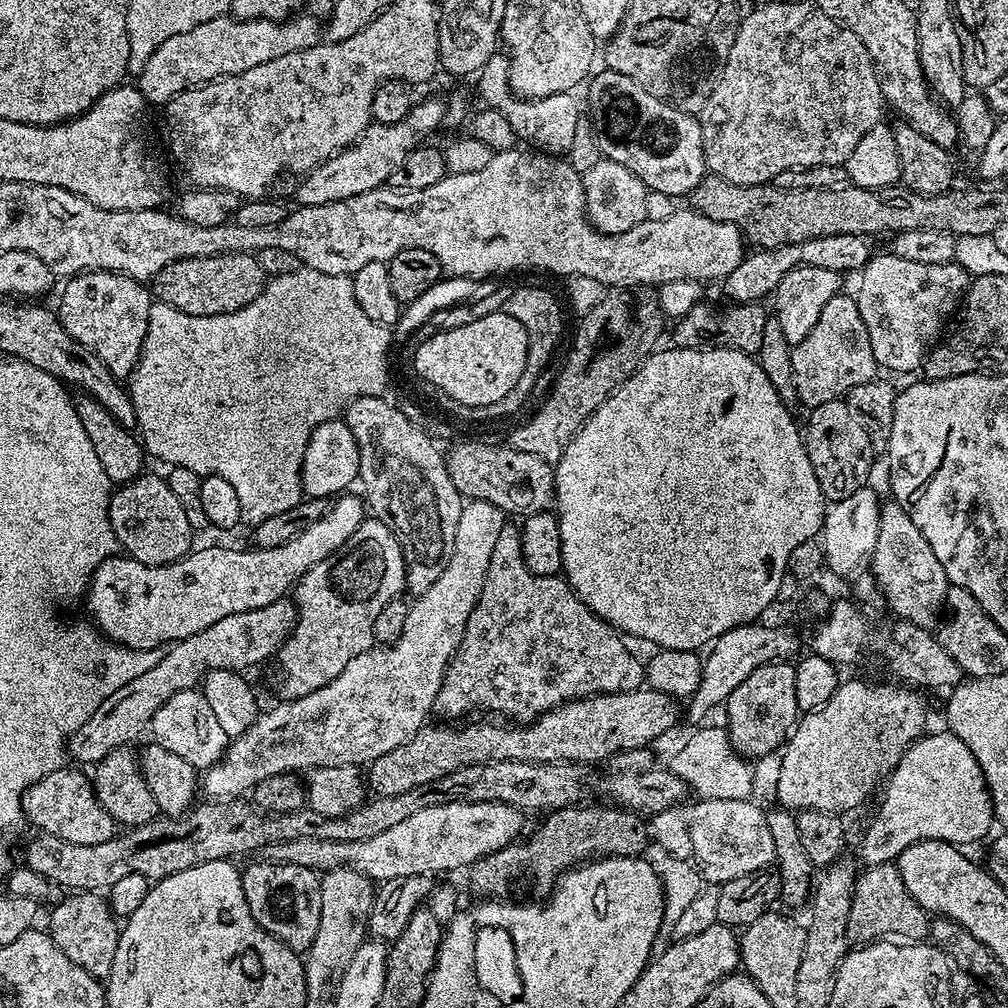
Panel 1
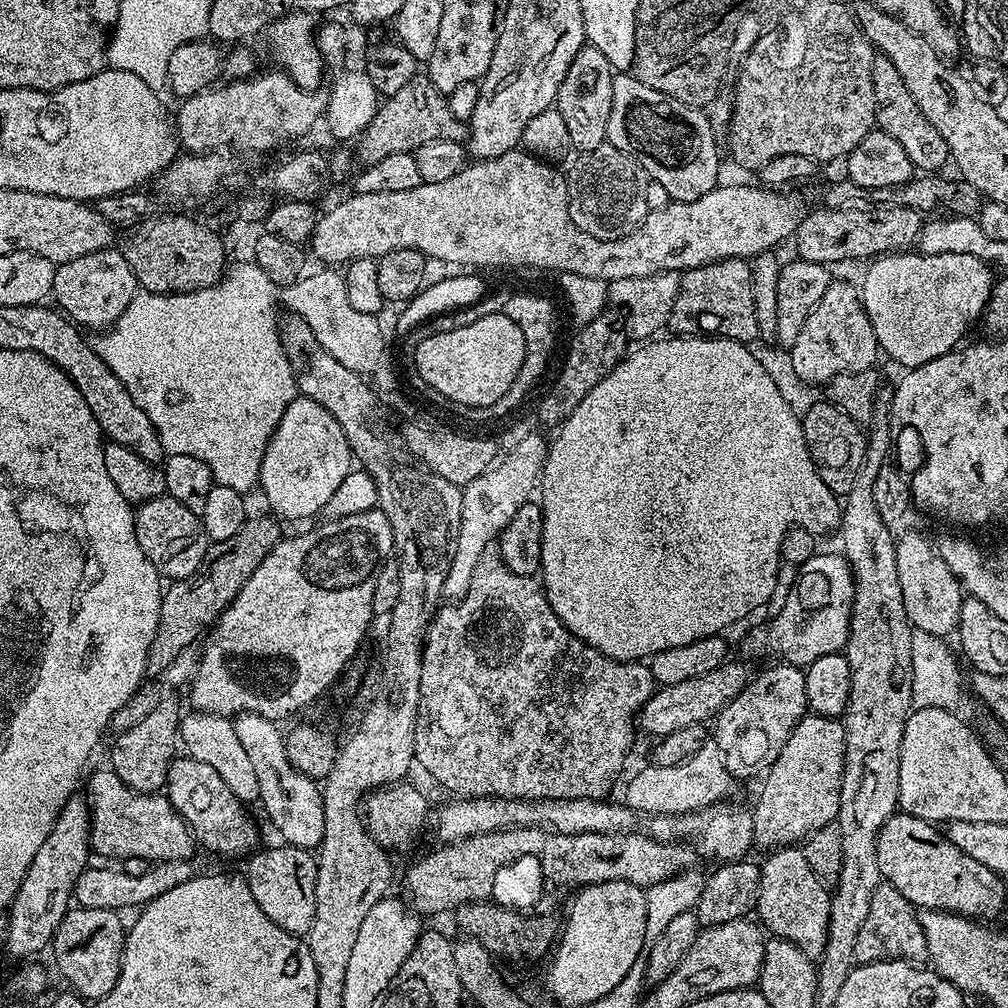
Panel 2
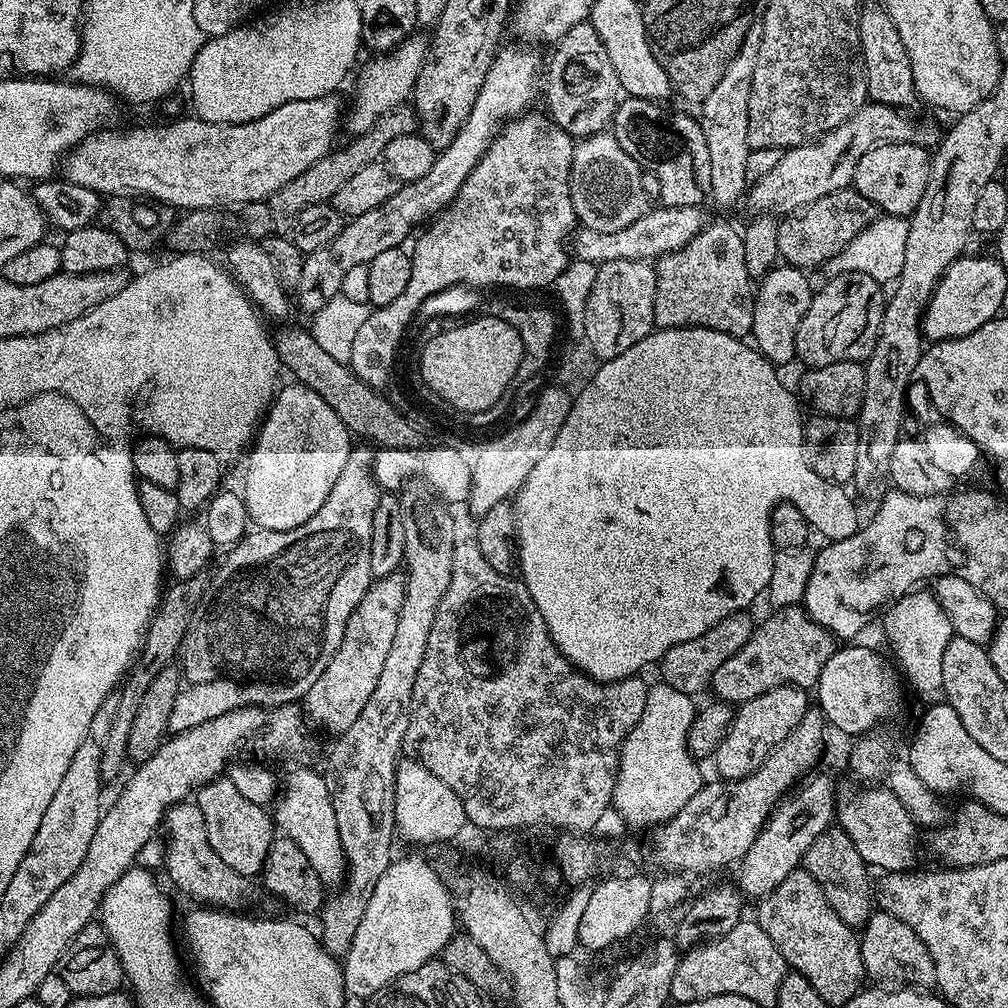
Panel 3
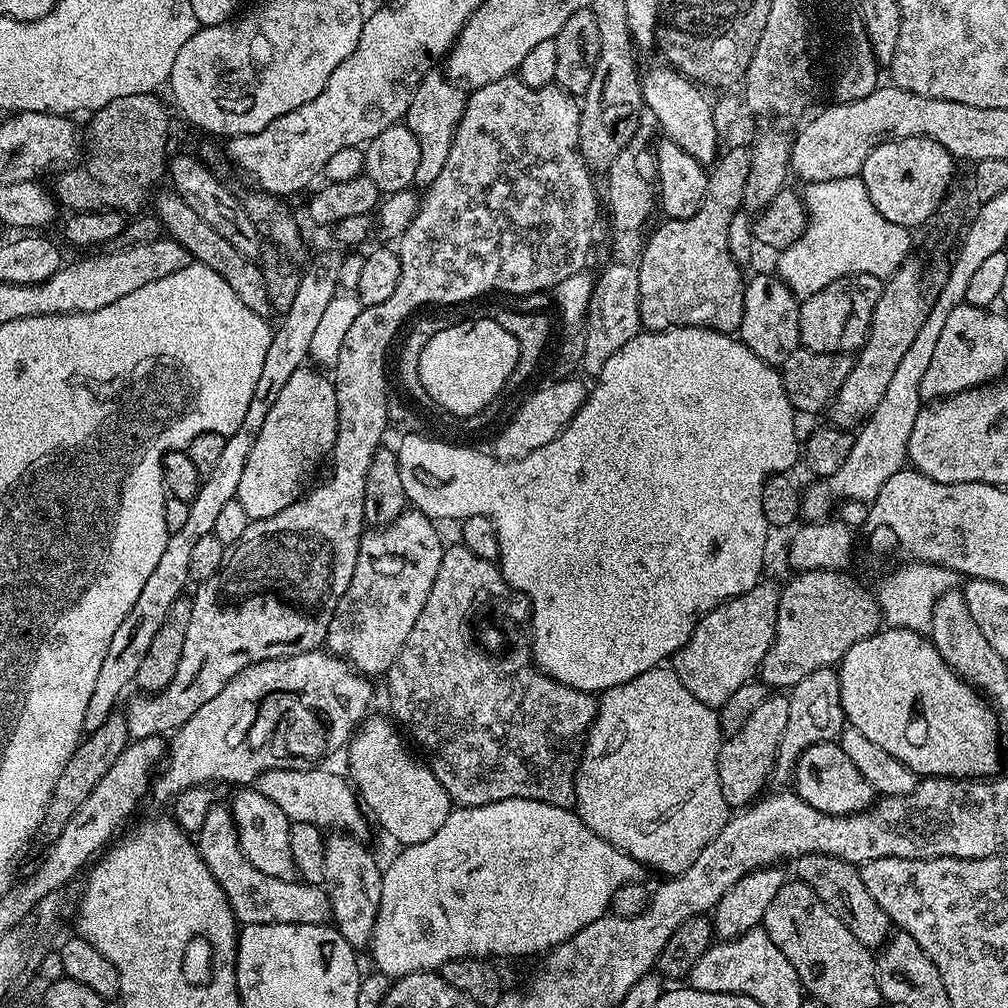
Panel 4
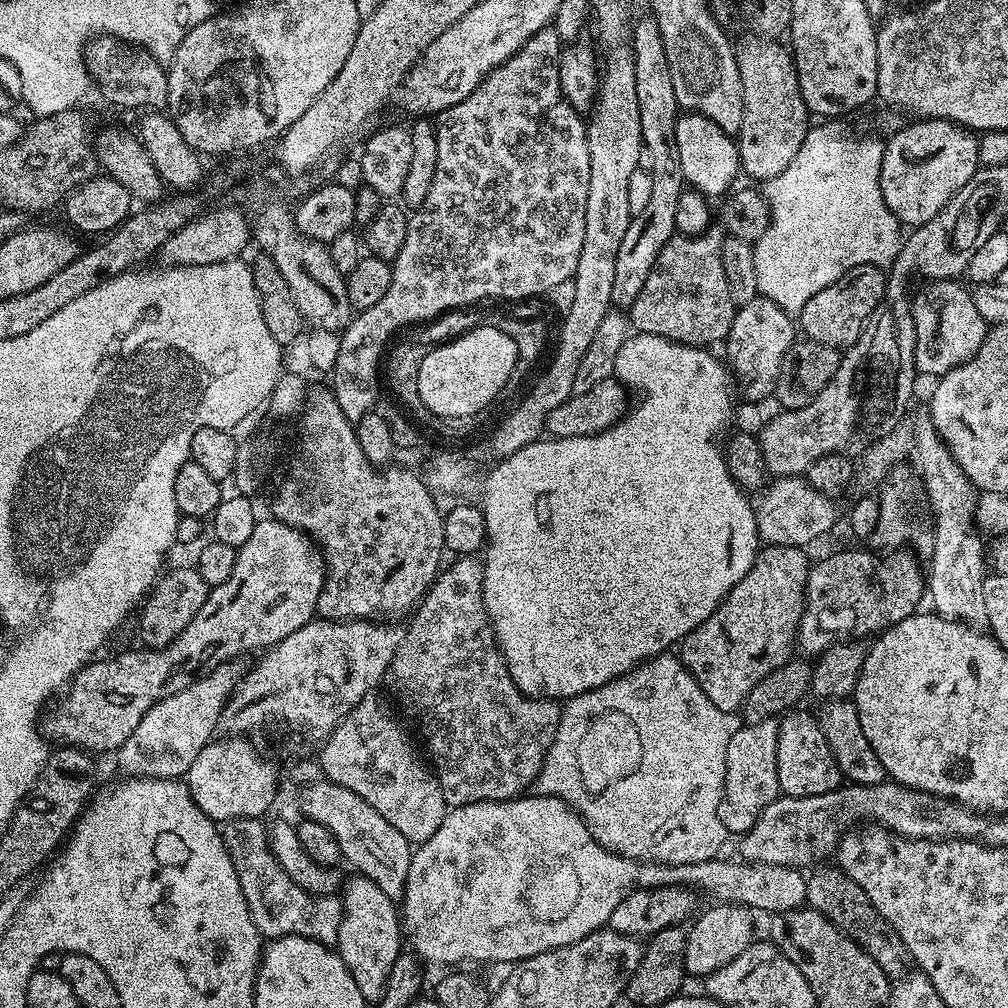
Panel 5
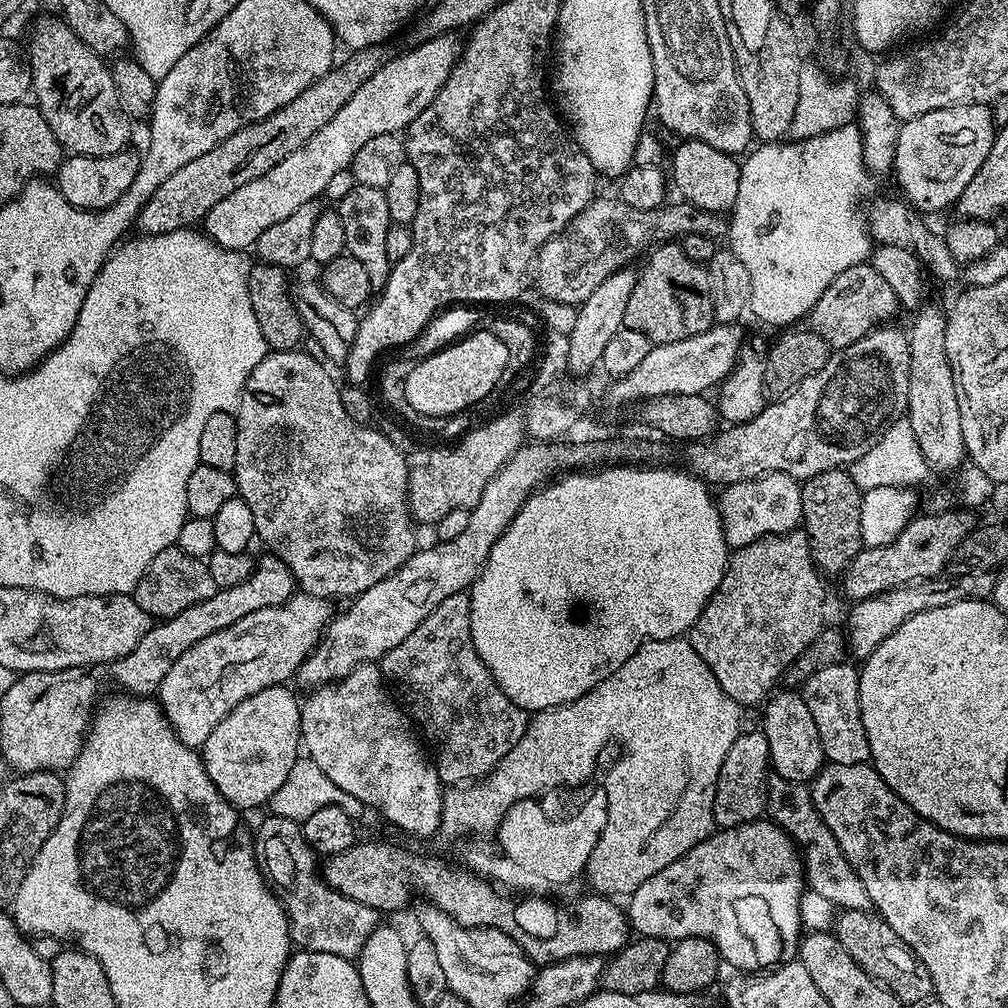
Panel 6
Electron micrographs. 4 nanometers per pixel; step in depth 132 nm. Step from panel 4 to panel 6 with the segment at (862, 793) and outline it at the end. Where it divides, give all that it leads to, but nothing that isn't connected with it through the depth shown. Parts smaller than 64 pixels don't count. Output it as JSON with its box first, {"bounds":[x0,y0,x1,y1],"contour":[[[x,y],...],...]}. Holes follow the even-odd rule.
{"bounds":[762,691,826,781],"contour":[[[799,691],[778,692],[769,695],[763,705],[762,731],[768,743],[771,771],[787,780],[811,781],[826,763],[822,742],[818,738],[818,726],[814,726],[814,714],[810,714],[810,706],[806,706]]]}

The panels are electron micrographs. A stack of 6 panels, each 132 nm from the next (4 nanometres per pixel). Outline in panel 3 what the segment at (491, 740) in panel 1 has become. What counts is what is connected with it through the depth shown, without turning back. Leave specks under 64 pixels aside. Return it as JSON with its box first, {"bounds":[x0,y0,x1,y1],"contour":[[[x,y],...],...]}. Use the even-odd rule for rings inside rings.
{"bounds":[710,607,836,706],"contour":[[[803,607],[777,608],[772,614],[753,627],[746,646],[742,646],[738,654],[726,658],[726,662],[714,670],[710,692],[717,701],[739,706],[750,698],[758,698],[758,694],[766,694],[766,690],[787,684],[805,690],[815,689],[822,666],[836,653],[836,637],[809,620]]]}

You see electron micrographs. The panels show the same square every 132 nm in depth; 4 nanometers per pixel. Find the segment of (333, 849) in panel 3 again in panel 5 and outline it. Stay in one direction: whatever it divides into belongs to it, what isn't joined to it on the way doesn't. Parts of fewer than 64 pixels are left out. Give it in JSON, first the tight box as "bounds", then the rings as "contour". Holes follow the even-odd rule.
{"bounds":[336,874,402,1002],"contour":[[[361,874],[353,877],[349,882],[347,879],[342,888],[342,913],[336,951],[350,970],[364,1000],[376,1002],[383,994],[395,960],[402,953],[402,916],[397,901],[386,898],[386,893],[372,880]]]}

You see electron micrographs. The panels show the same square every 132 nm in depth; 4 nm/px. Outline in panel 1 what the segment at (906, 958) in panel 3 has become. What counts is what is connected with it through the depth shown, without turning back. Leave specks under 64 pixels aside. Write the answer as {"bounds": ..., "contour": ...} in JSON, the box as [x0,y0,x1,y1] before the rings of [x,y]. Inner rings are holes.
{"bounds":[846,863,930,945],"contour":[[[895,863],[865,867],[856,877],[850,902],[850,922],[846,926],[849,945],[866,945],[895,938],[900,942],[920,942],[929,935],[930,914],[906,890],[902,874]]]}

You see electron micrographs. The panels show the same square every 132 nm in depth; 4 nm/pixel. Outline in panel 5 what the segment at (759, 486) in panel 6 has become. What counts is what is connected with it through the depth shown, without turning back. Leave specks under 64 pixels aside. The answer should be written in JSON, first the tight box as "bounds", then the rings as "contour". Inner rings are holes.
{"bounds":[754,475,836,546],"contour":[[[803,475],[773,479],[754,500],[756,529],[761,541],[768,546],[808,546],[811,540],[826,535],[835,526],[836,504],[832,500],[835,499],[829,493],[814,490],[814,486],[810,486]]]}

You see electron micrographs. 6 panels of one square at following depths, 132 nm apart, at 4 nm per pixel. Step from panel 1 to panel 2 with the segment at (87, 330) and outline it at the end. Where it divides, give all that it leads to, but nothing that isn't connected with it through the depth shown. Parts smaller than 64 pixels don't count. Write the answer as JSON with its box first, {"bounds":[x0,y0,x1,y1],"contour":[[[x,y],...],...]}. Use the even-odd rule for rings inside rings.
{"bounds":[51,246,137,330],"contour":[[[109,246],[92,254],[82,254],[82,258],[74,258],[65,264],[57,264],[51,299],[55,307],[81,329],[107,330],[115,325],[116,319],[122,310],[126,310],[137,291],[130,262],[126,262],[119,247]]]}

